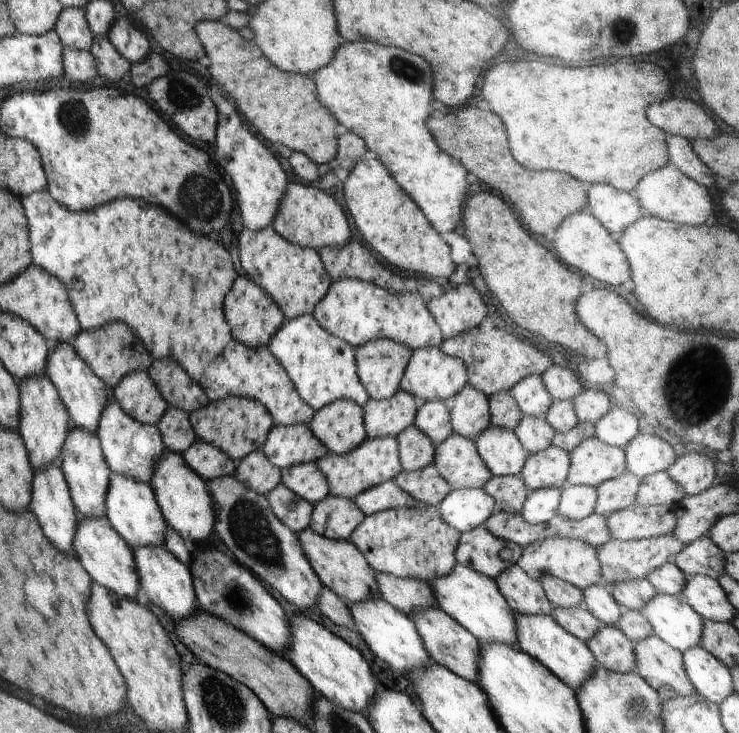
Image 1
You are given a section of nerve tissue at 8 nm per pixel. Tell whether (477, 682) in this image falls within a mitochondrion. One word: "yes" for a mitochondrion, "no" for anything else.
no

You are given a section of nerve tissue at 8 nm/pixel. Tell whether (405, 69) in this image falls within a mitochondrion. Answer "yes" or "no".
yes

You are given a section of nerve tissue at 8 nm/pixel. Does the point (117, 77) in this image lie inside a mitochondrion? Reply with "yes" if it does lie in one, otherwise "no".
no

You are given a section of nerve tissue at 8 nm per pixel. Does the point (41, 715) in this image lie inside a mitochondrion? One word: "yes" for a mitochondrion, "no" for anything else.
no

